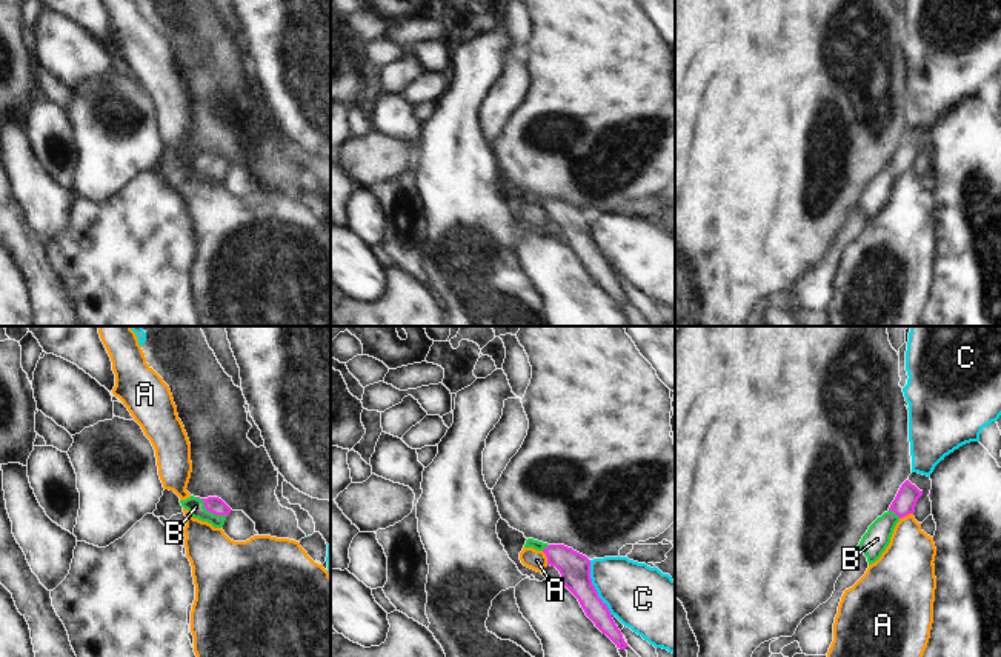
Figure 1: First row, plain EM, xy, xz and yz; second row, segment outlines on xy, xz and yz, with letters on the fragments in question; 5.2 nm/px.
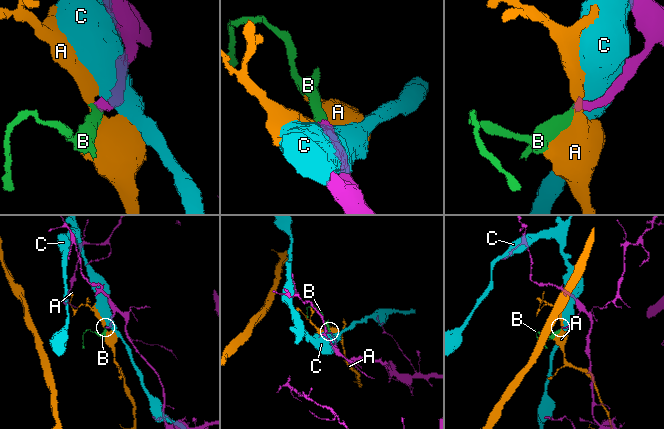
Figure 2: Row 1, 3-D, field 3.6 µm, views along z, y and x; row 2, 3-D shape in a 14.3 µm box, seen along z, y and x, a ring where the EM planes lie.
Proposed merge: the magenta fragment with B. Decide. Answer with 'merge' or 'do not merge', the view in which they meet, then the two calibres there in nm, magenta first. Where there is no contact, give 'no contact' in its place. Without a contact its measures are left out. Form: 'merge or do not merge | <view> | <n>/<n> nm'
merge | xy | 90/90 nm

